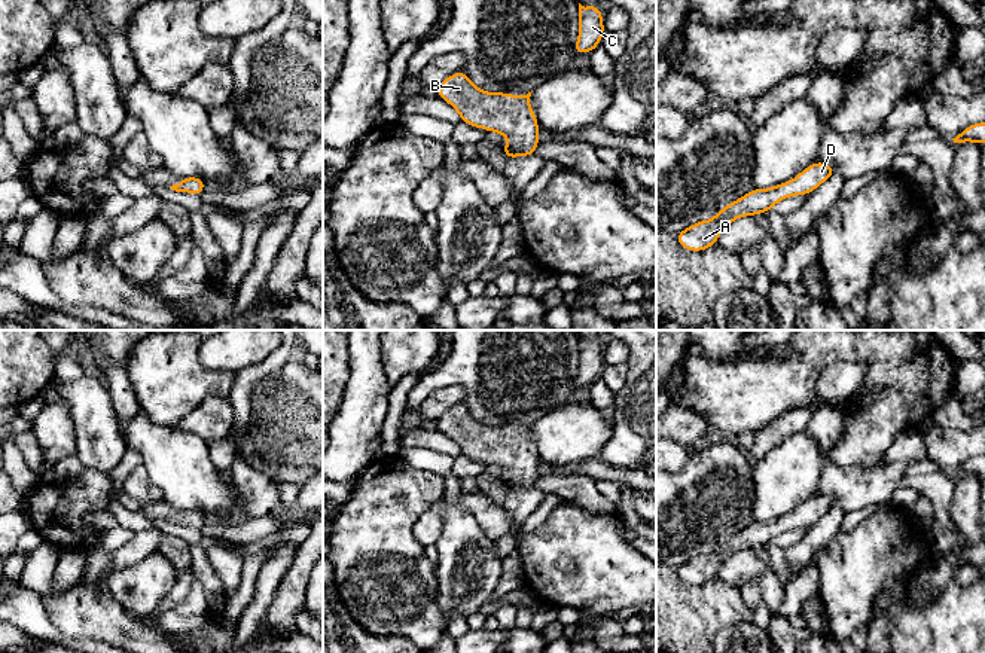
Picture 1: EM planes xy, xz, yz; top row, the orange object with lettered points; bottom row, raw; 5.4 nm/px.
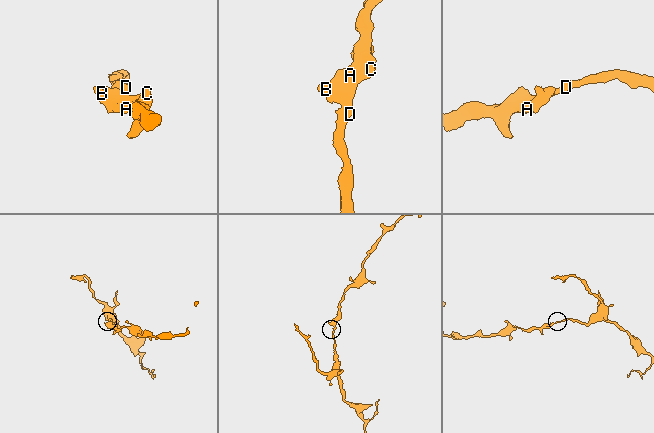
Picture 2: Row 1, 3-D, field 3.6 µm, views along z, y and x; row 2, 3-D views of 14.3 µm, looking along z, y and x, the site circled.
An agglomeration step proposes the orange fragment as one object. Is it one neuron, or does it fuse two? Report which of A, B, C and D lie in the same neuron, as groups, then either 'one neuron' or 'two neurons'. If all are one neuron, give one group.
A B C D; one neuron

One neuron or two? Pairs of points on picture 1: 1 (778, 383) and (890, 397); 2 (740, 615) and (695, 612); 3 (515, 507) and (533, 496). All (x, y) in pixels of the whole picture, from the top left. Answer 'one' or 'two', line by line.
1: one
2: one
3: one

